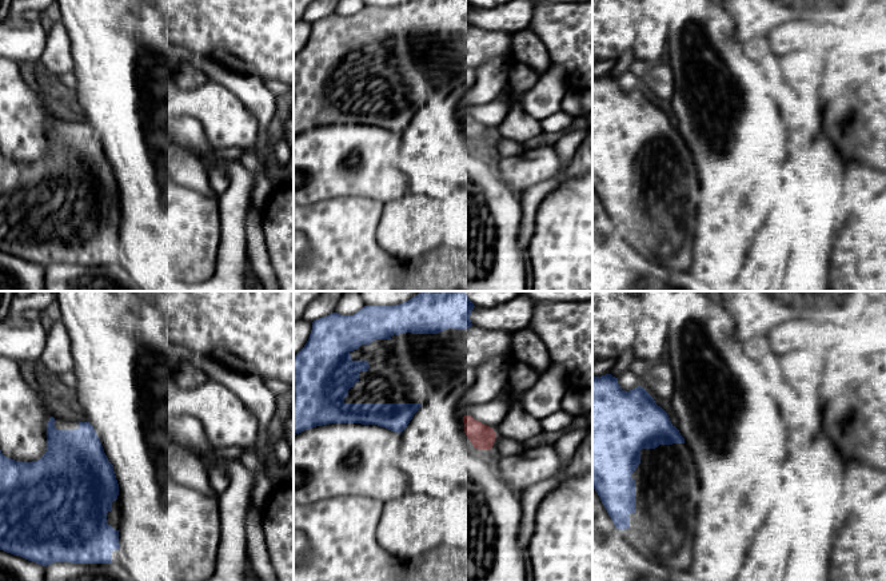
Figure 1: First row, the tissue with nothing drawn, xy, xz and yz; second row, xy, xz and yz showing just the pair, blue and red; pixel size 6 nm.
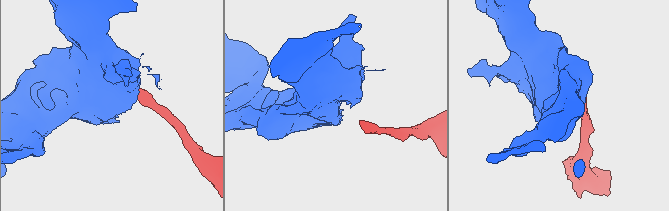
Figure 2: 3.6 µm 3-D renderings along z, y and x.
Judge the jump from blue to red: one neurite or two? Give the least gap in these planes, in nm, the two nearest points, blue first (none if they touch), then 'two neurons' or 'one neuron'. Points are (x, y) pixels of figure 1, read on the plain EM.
260 nm | xz (420, 107), (463, 118) | two neurons

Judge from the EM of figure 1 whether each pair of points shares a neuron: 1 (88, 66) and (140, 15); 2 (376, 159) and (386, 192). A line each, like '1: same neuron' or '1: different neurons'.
1: same neuron
2: same neuron

